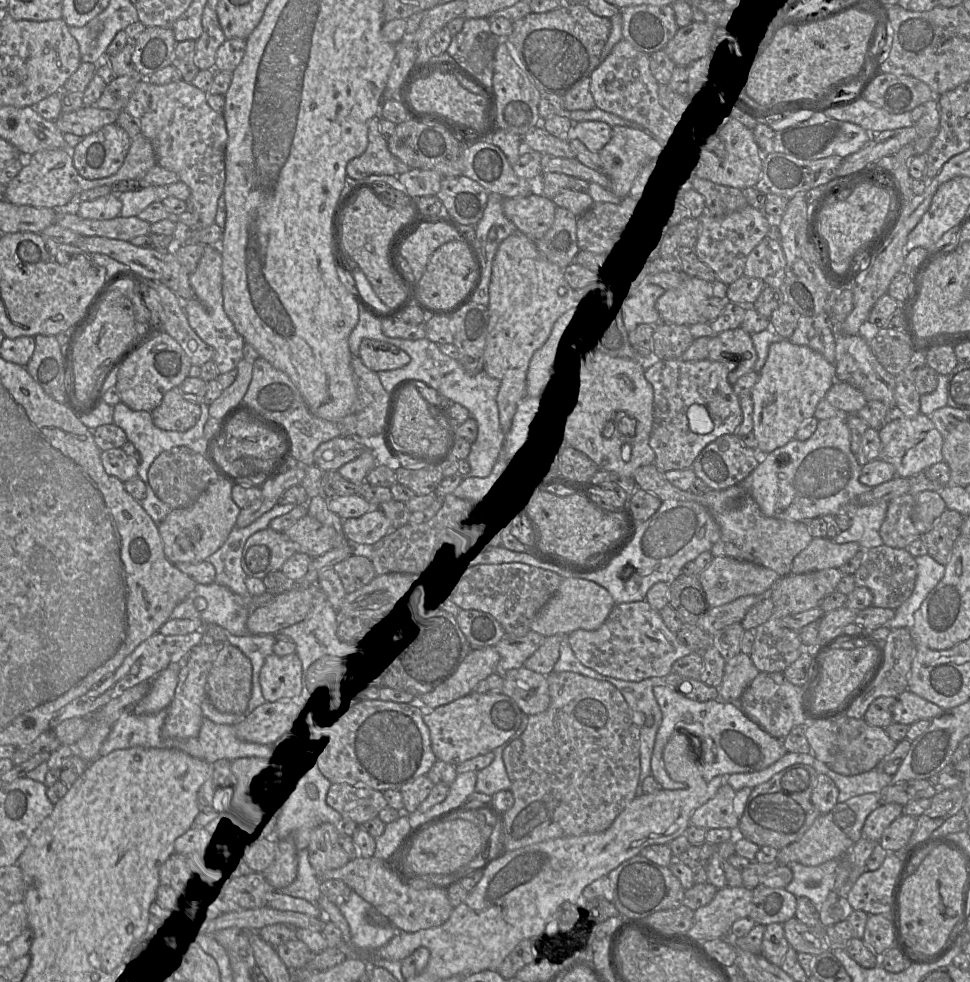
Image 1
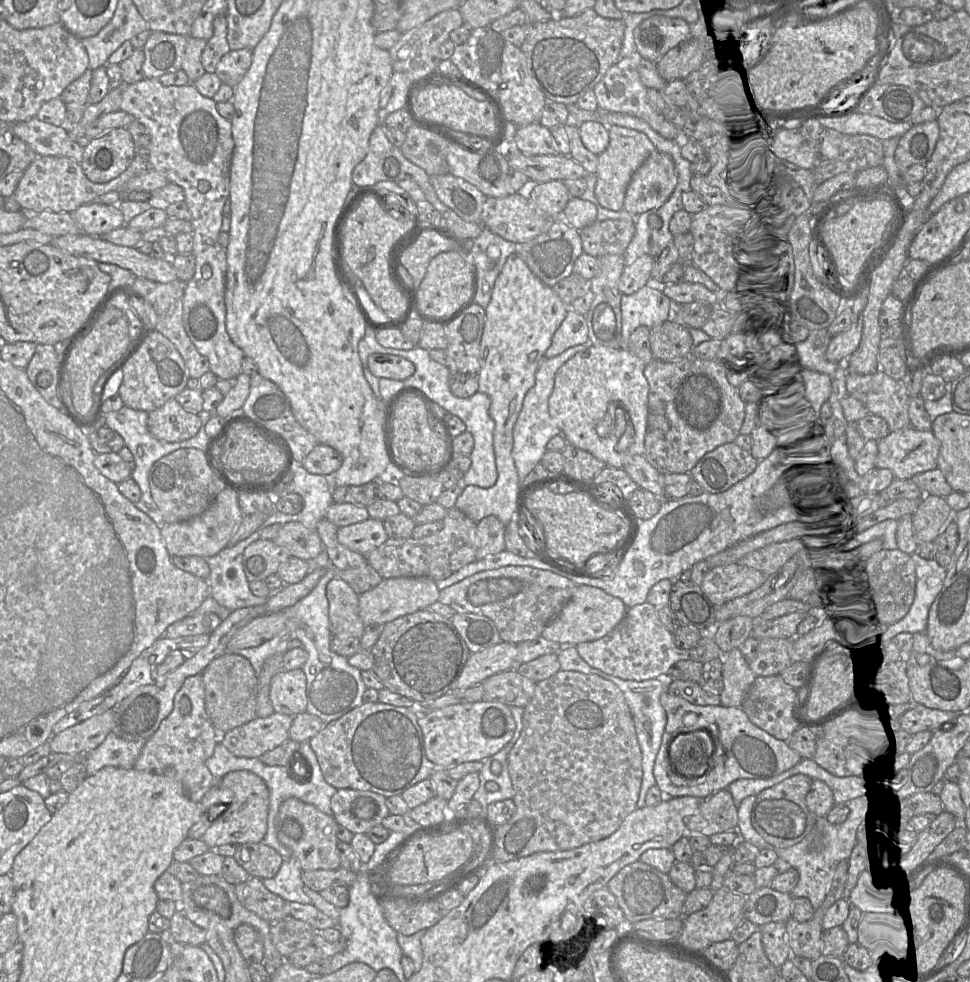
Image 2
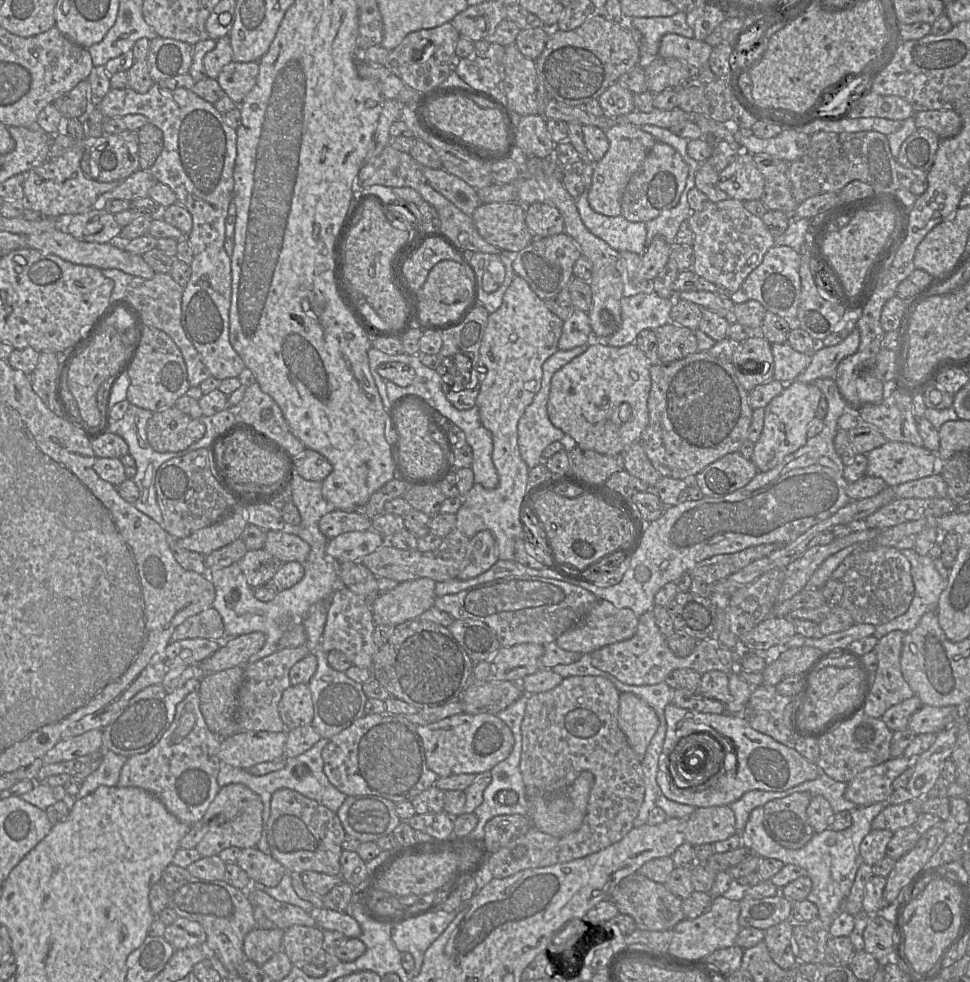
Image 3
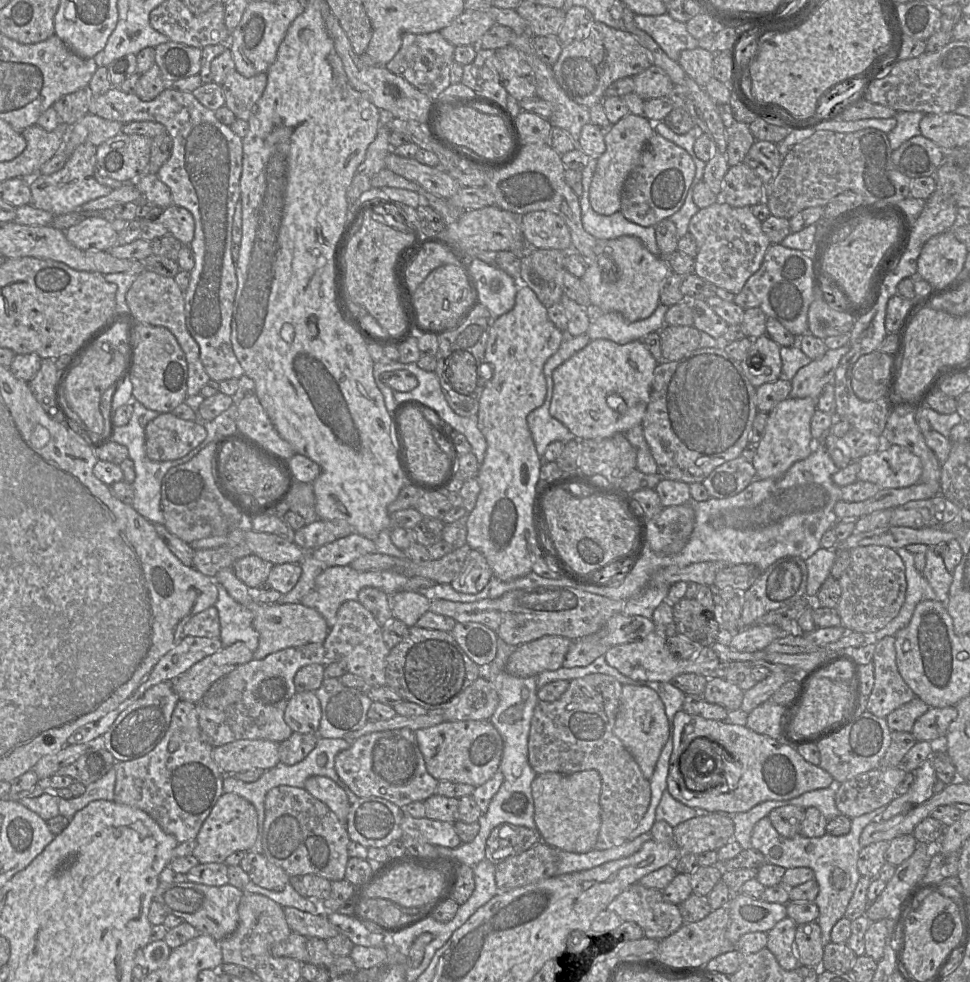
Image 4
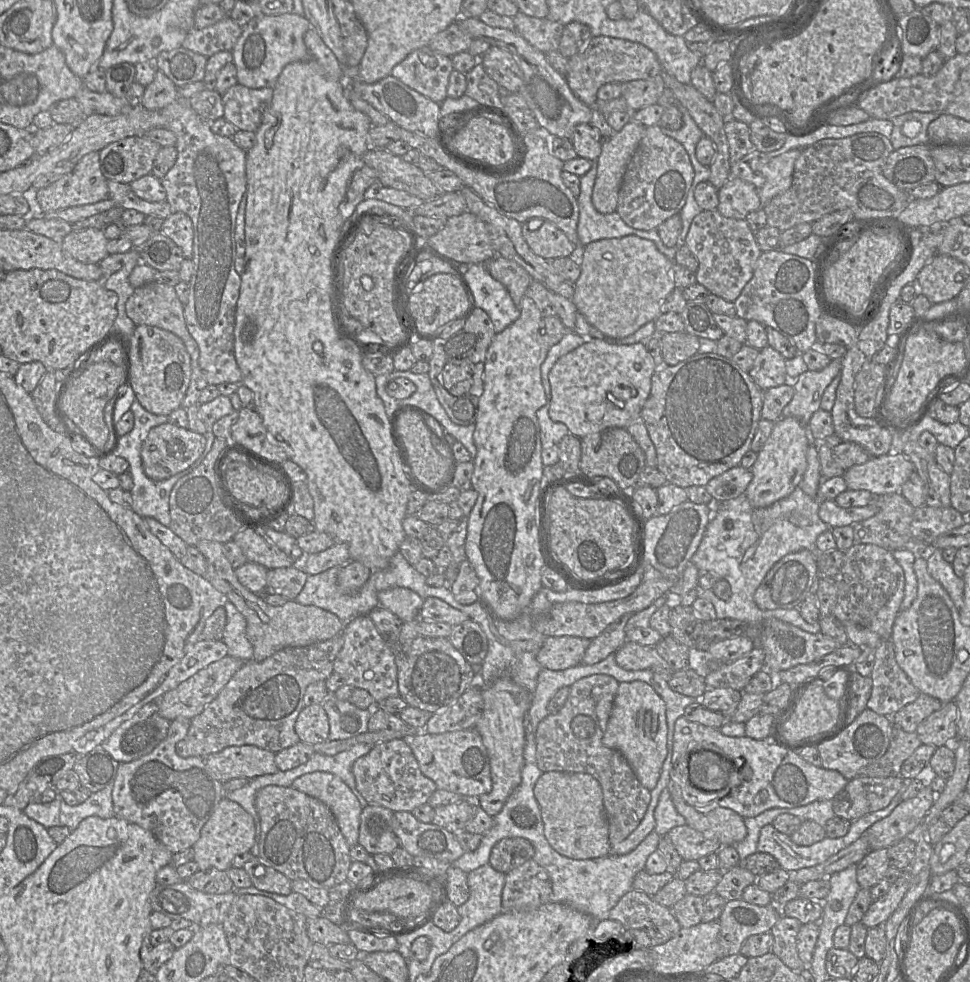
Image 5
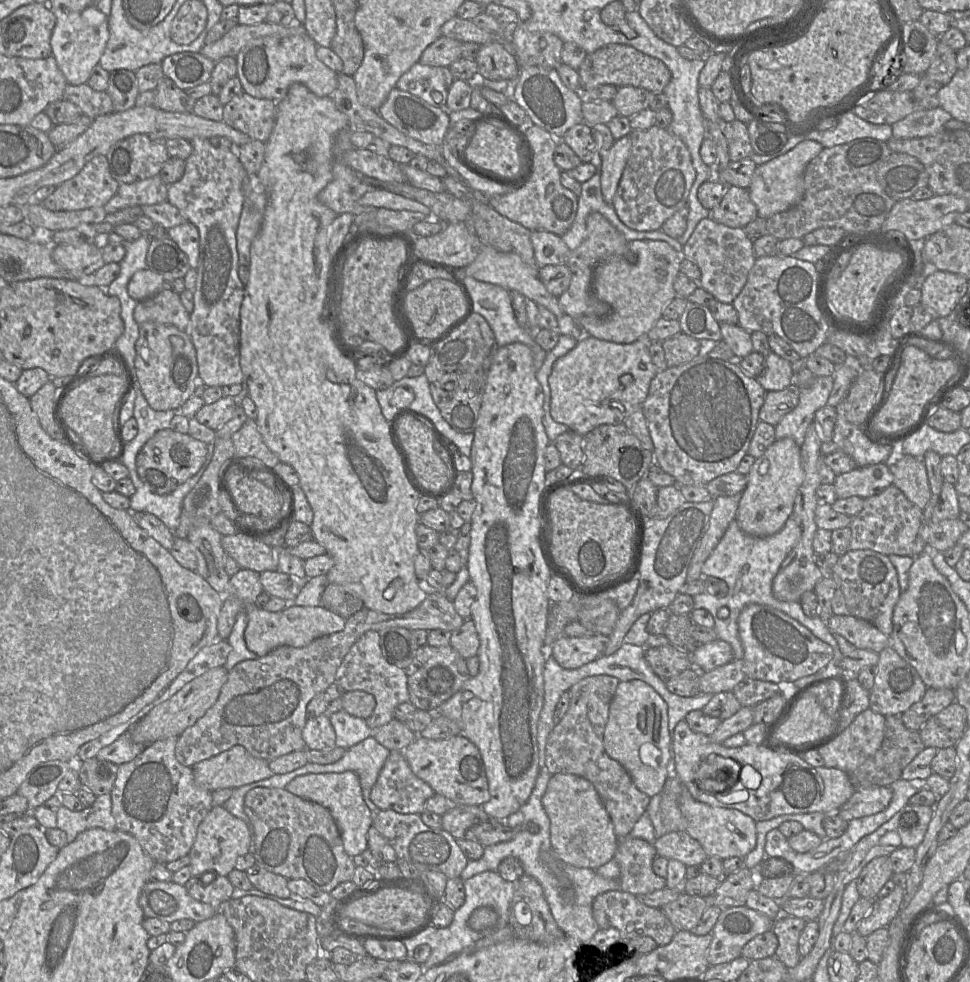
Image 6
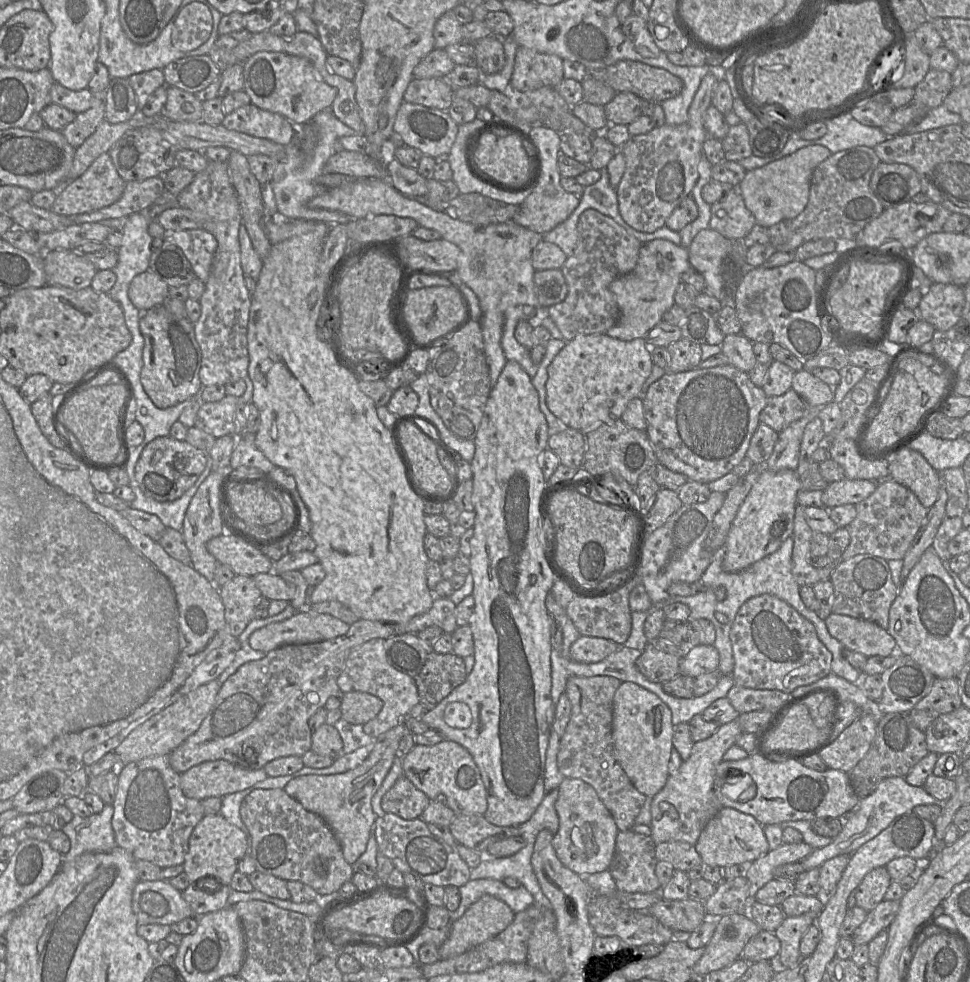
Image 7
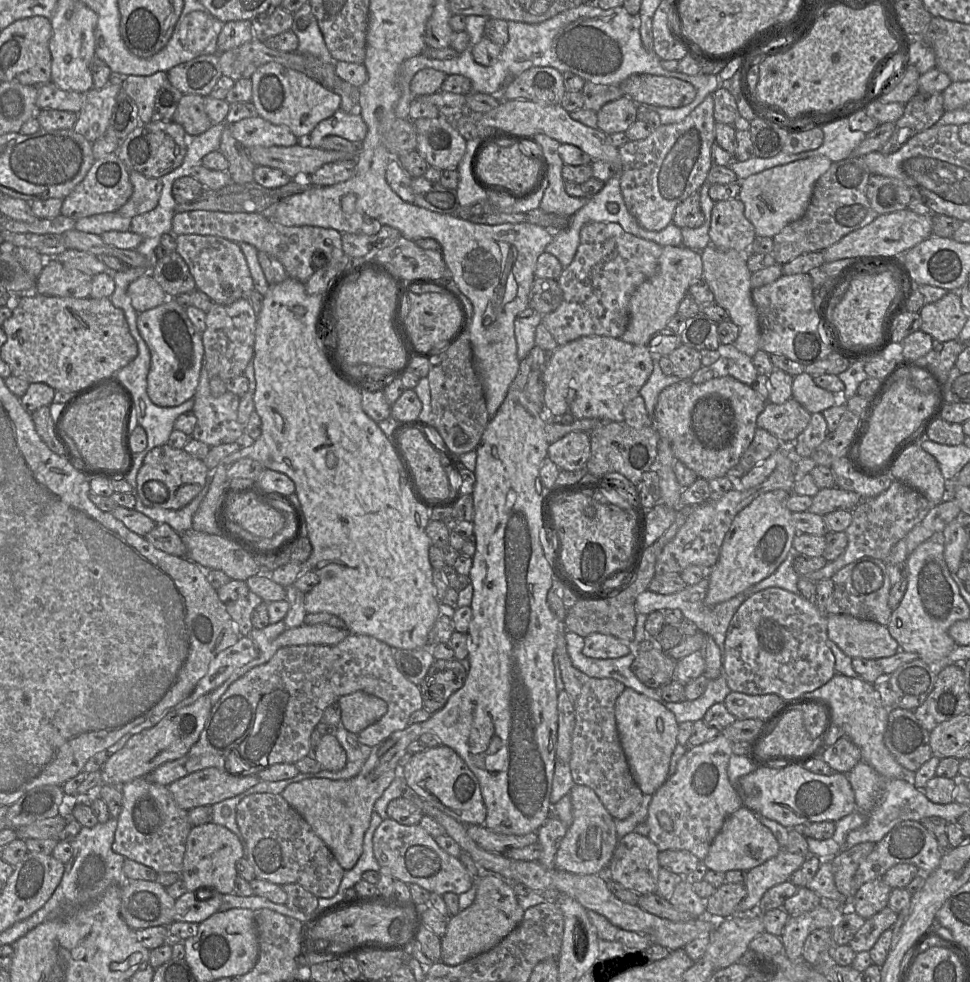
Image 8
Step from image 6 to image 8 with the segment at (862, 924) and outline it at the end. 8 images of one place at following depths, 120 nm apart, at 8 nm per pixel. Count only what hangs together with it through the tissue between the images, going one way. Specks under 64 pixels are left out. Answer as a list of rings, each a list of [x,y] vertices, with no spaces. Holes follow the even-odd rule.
[[[886,906],[881,911],[865,920],[865,923],[857,931],[849,942],[852,950],[857,952],[869,951],[880,935],[891,928],[897,921],[898,913]]]

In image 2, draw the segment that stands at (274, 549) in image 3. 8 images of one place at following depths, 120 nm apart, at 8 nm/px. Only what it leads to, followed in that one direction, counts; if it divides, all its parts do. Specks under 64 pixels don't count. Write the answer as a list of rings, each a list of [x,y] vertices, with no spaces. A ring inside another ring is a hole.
[[[300,522],[284,524],[274,542],[290,556],[305,561],[315,559],[324,550],[318,531],[311,530]]]

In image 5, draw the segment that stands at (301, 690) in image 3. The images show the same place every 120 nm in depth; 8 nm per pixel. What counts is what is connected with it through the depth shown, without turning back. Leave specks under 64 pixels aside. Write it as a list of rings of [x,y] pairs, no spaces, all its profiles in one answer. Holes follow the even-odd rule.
[[[313,704],[304,707],[296,719],[294,729],[300,741],[304,743],[314,746],[327,741],[330,727],[323,706]]]

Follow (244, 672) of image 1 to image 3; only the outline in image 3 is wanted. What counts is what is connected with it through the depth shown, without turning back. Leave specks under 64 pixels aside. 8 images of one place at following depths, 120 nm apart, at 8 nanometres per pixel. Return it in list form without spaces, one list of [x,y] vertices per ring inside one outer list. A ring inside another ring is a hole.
[[[245,665],[206,675],[198,693],[200,710],[211,732],[219,738],[238,733],[234,722],[237,692],[243,680]]]

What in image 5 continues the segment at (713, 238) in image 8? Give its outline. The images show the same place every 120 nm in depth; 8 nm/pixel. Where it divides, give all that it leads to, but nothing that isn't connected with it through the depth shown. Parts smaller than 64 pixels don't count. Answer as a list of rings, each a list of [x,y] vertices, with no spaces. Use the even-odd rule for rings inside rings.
[[[730,177],[718,190],[717,210],[725,217],[745,219],[753,211],[762,208],[758,189],[741,178]]]

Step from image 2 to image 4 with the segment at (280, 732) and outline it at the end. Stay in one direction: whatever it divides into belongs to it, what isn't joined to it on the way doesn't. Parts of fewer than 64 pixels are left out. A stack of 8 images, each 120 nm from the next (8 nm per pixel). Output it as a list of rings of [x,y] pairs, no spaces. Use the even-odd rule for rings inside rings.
[[[237,740],[215,747],[212,757],[220,771],[236,774],[254,769],[270,770],[280,763],[280,743],[269,740]]]

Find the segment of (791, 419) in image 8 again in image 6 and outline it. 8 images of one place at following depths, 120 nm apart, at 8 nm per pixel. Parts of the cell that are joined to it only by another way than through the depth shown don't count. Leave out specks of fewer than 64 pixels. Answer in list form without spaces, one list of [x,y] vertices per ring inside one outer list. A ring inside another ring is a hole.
[[[791,383],[780,391],[766,391],[765,401],[759,411],[759,420],[776,426],[799,402],[800,387]]]

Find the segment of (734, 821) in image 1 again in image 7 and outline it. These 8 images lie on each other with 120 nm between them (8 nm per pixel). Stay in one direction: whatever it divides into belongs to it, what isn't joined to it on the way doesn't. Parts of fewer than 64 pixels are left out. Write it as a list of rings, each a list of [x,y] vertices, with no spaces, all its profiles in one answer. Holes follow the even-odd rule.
[[[683,841],[658,843],[655,846],[655,852],[658,861],[669,863],[675,870],[687,872],[702,864],[695,846]]]

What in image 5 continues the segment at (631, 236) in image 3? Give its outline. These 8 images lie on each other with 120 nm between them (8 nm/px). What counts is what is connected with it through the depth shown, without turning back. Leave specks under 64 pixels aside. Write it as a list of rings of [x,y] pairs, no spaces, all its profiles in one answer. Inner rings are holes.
[[[597,160],[592,161],[591,169],[580,177],[577,235],[581,245],[585,247],[591,242],[602,239],[635,235],[652,241],[662,254],[675,261],[676,246],[665,246],[656,229],[649,231],[638,230],[628,226],[616,211],[610,214],[601,214],[595,209],[592,203],[592,192],[597,175],[597,166]]]

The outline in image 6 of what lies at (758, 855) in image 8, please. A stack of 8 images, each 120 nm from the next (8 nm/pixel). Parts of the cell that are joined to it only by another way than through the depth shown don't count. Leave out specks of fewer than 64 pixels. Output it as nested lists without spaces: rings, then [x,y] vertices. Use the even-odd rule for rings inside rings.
[[[683,786],[679,808],[687,821],[687,833],[697,840],[708,857],[721,860],[730,857],[744,858],[751,852],[757,840],[756,821],[737,809],[710,806],[695,800]]]

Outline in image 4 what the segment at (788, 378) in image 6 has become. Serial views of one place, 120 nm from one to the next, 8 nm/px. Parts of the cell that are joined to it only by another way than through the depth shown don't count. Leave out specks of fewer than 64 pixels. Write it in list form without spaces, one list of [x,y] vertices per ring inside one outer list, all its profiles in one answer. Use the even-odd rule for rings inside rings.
[[[764,334],[752,340],[752,345],[740,364],[755,388],[774,382],[780,379],[782,369],[780,346]]]

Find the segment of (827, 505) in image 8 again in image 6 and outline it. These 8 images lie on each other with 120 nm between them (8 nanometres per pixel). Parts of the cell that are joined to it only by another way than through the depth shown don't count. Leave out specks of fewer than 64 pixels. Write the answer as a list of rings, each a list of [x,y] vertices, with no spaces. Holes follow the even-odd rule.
[[[886,463],[857,466],[850,472],[837,475],[834,488],[838,499],[859,496],[863,499],[879,494],[893,484],[894,476]]]

